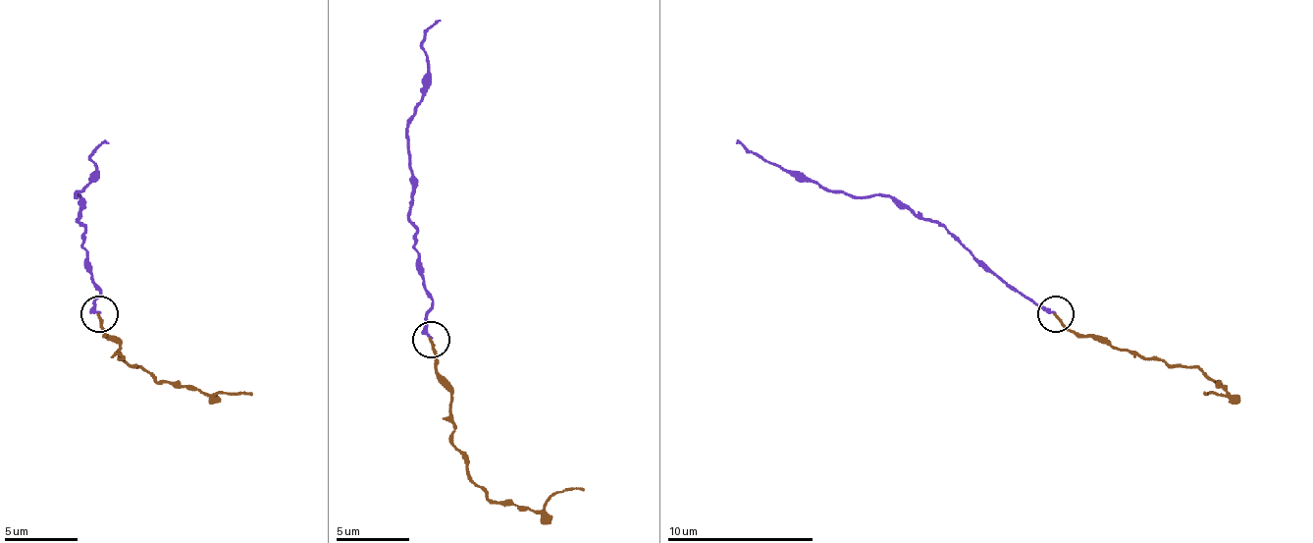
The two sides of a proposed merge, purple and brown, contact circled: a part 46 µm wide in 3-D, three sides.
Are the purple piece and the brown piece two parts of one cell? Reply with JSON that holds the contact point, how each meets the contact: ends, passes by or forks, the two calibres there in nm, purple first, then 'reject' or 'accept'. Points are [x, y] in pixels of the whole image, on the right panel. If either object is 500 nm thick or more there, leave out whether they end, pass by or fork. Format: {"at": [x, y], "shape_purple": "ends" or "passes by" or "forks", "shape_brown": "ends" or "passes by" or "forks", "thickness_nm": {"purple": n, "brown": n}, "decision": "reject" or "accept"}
{"at": [1056, 313], "shape_purple": "ends", "shape_brown": "ends", "thickness_nm": {"purple": 240, "brown": 170}, "decision": "accept"}

